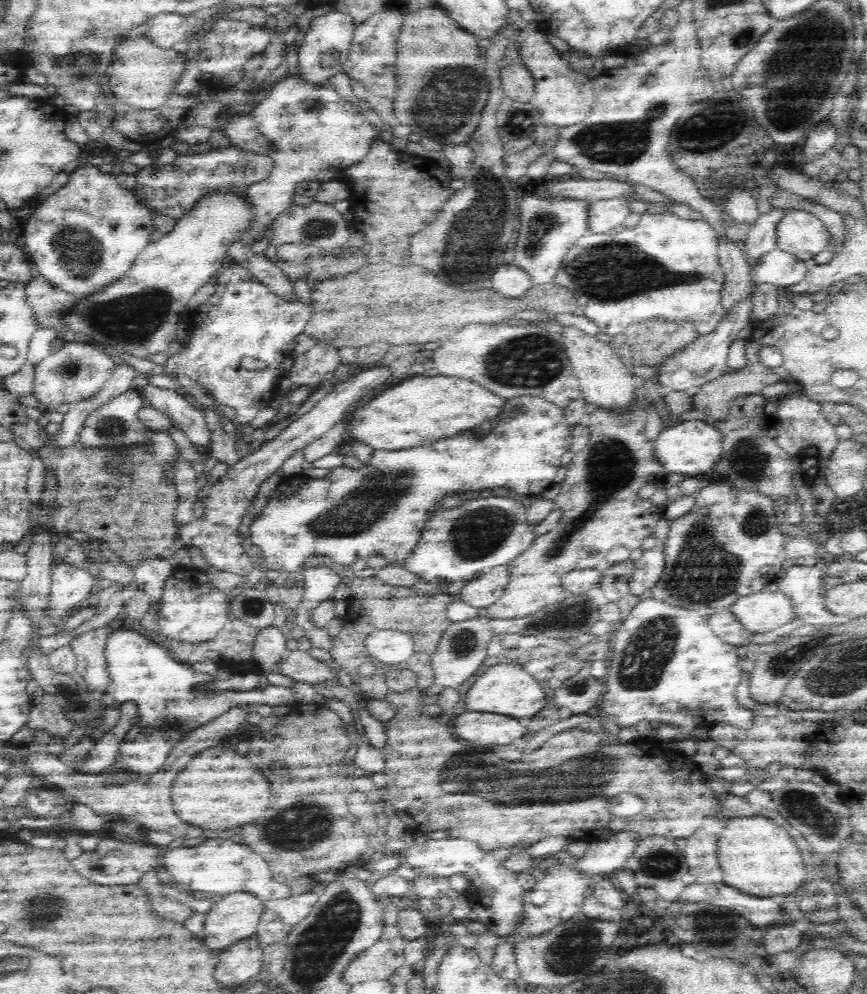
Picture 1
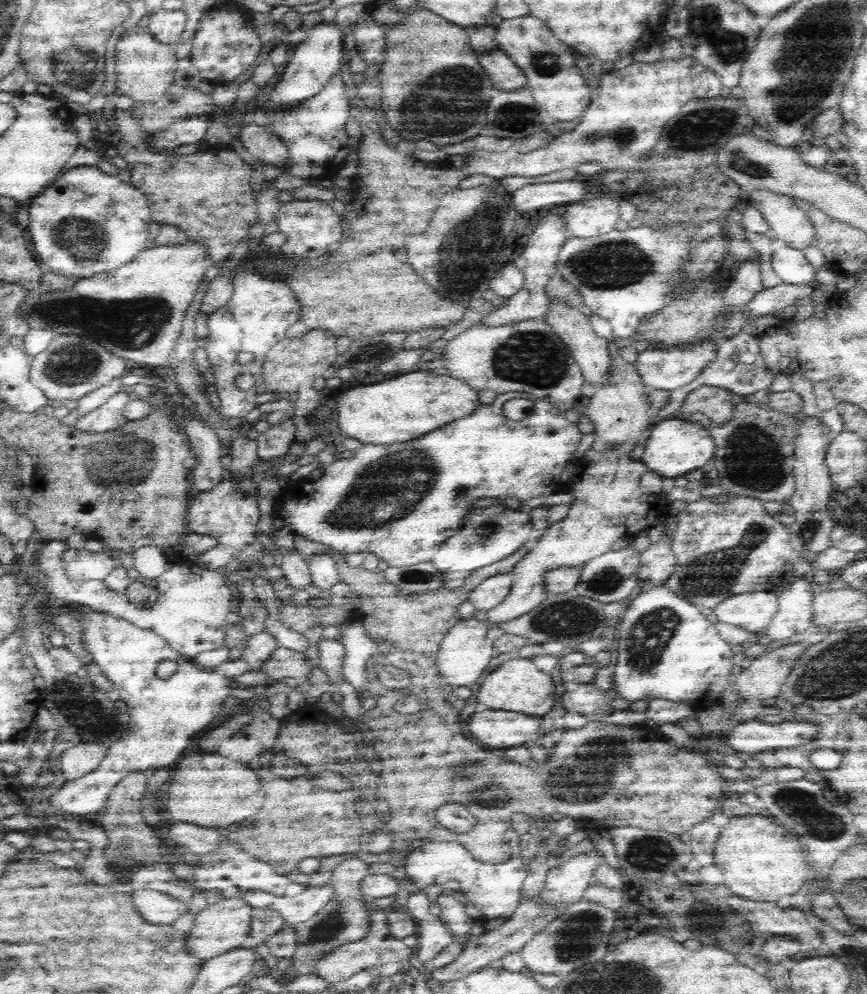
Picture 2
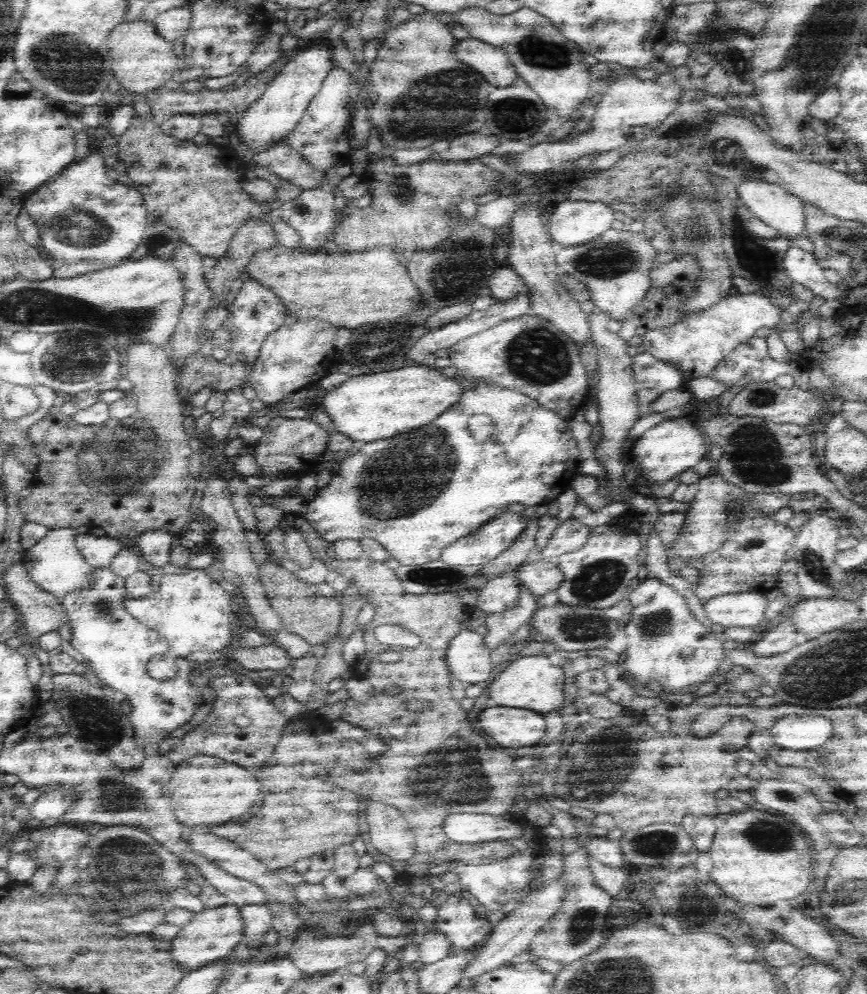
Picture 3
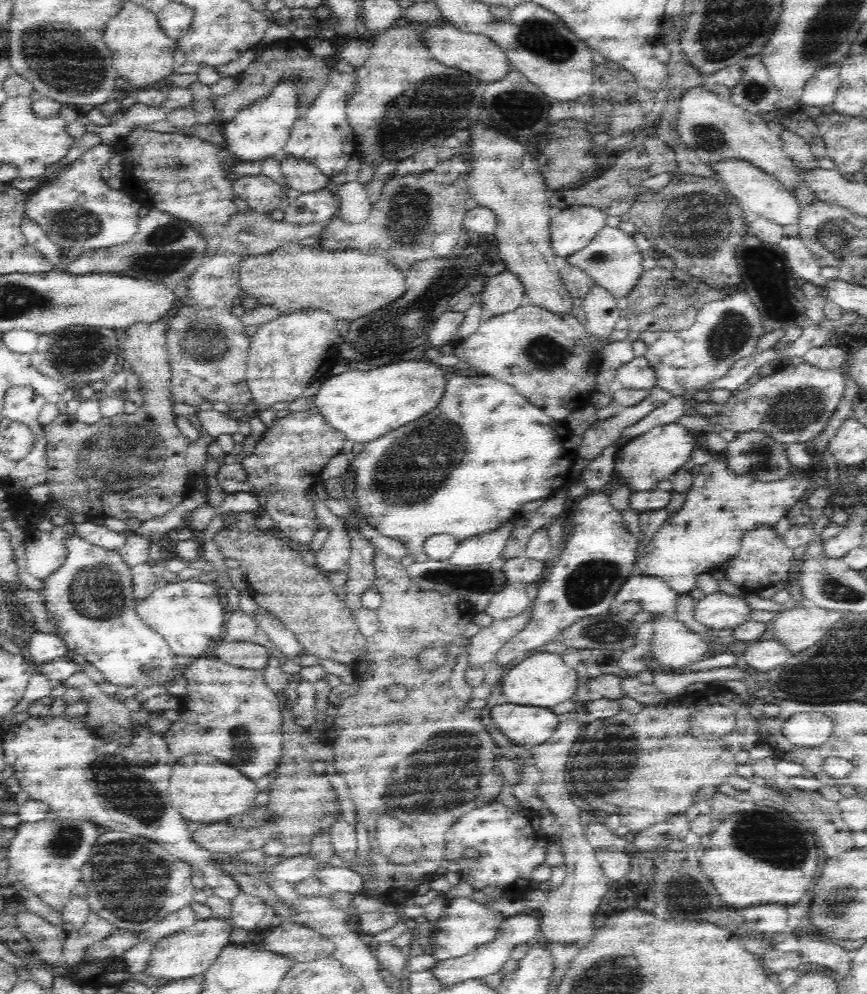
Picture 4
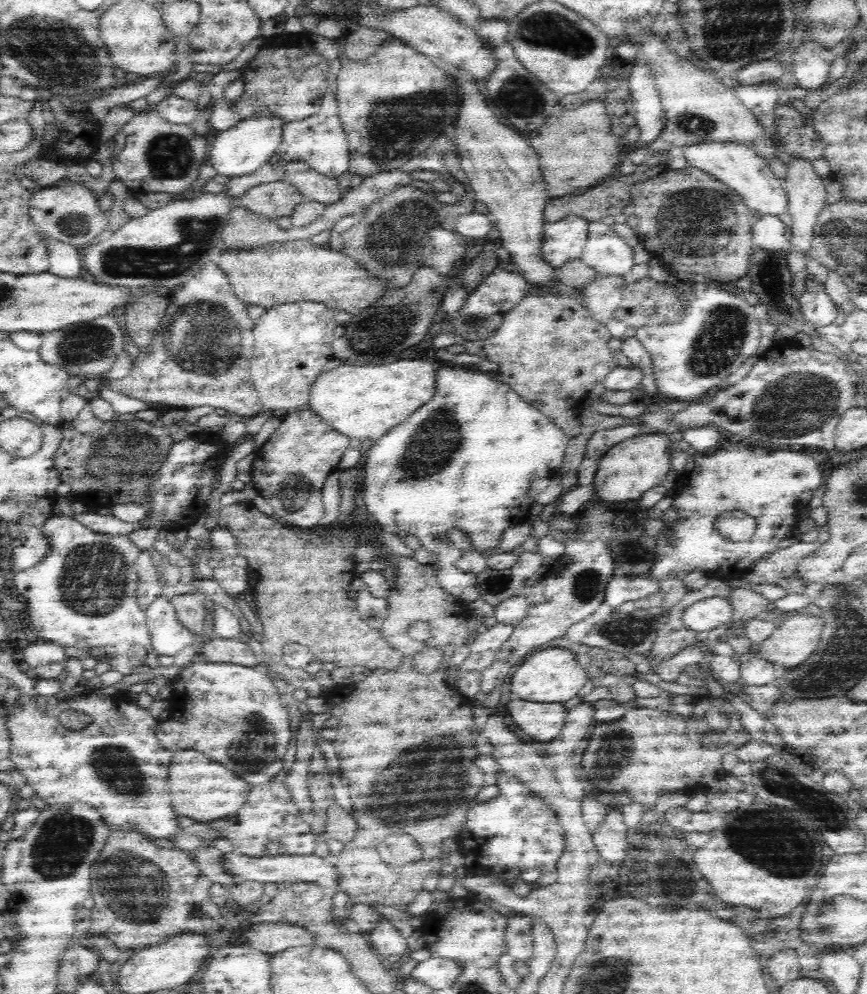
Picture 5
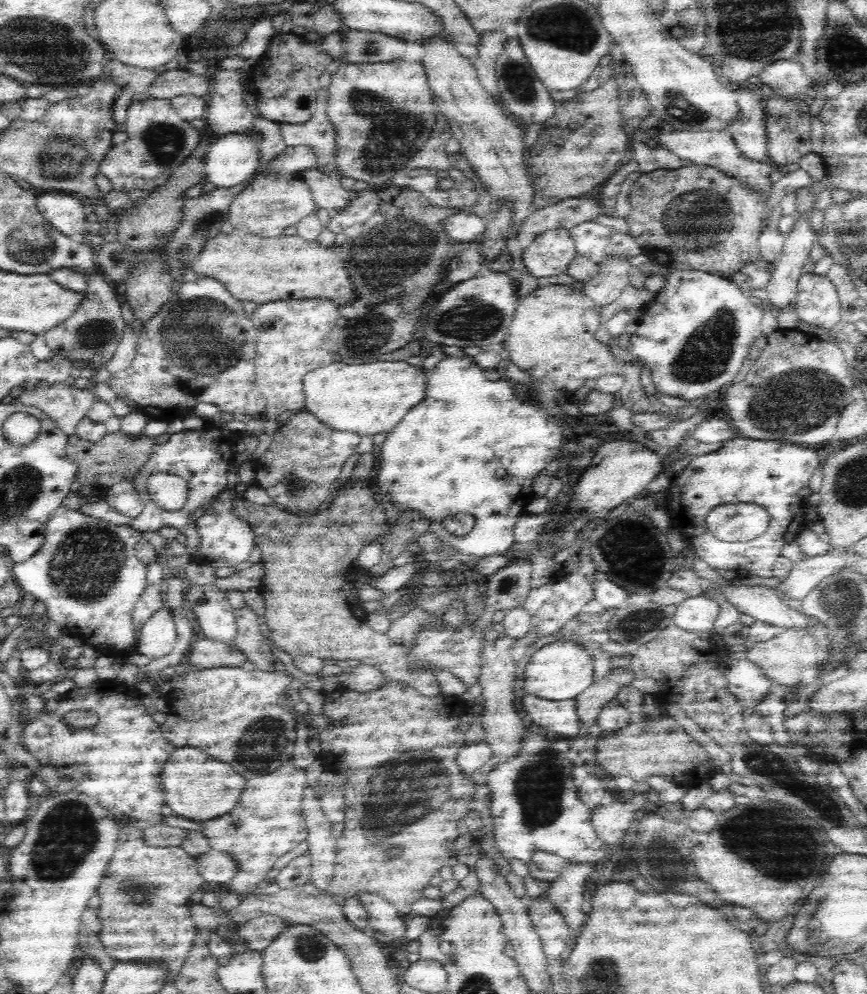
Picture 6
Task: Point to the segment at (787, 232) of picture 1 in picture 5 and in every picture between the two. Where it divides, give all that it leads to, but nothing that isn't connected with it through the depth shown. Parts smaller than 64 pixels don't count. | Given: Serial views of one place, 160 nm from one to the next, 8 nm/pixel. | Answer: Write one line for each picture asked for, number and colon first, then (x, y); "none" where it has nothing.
2: (787, 223)
3: (784, 212)
4: (760, 195)
5: (738, 167)

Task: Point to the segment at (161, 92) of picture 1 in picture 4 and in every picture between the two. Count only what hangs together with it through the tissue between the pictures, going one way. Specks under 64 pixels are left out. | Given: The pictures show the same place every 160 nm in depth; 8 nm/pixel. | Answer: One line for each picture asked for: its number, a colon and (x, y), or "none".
2: (145, 69)
3: (142, 62)
4: (143, 55)

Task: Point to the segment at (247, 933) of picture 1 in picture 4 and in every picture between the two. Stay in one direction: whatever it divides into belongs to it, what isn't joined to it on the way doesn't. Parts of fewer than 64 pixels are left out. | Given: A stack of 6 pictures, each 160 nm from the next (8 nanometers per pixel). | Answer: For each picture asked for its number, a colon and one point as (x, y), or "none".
2: (224, 926)
3: (213, 934)
4: (191, 952)

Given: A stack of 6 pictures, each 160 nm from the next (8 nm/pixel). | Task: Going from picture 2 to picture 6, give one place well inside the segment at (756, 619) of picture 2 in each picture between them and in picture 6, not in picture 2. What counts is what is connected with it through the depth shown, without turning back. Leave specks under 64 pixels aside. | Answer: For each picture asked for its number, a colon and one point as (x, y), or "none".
3: (745, 610)
4: (718, 610)
5: (705, 615)
6: (698, 614)

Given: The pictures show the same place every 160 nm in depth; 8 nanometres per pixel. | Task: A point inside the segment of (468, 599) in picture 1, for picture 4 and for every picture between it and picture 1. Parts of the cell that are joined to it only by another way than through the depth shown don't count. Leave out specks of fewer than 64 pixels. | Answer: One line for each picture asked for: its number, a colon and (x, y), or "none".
2: (490, 592)
3: (495, 595)
4: (511, 599)

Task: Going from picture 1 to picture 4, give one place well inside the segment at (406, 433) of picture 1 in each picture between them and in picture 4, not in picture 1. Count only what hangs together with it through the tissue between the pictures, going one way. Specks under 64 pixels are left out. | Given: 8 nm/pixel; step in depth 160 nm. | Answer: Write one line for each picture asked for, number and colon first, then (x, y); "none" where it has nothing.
2: (407, 407)
3: (366, 408)
4: (363, 406)

